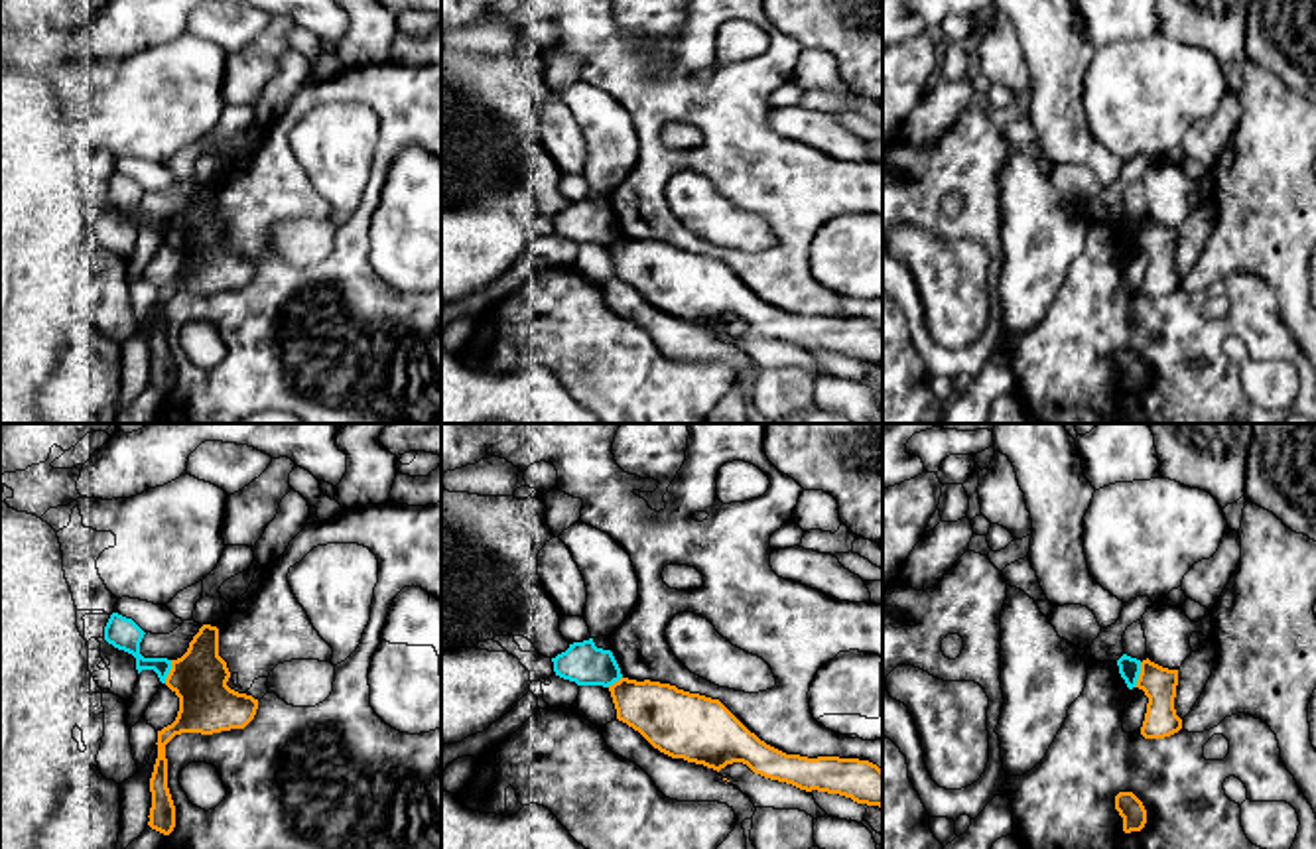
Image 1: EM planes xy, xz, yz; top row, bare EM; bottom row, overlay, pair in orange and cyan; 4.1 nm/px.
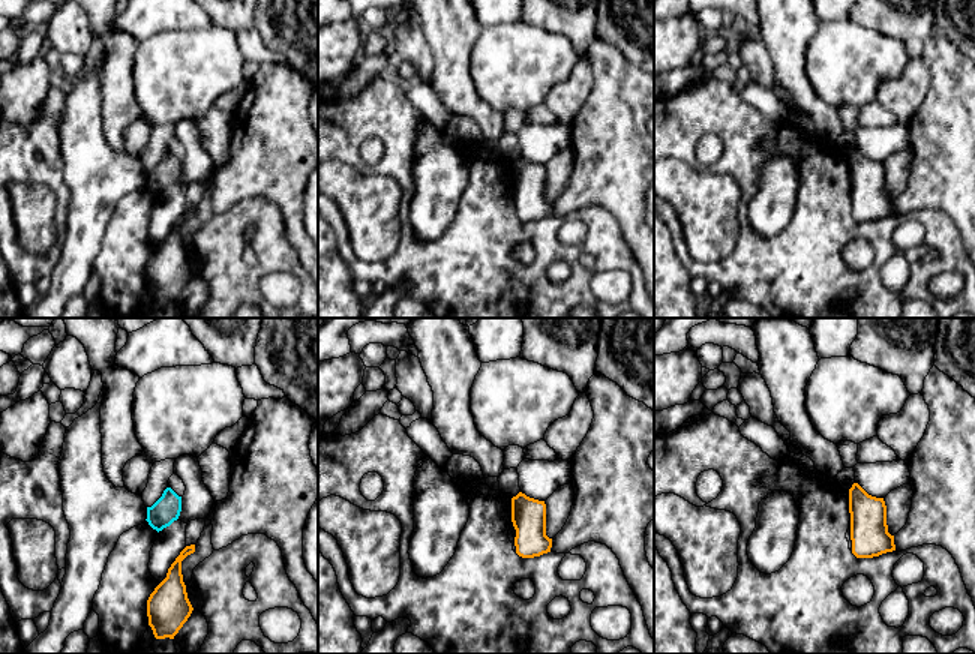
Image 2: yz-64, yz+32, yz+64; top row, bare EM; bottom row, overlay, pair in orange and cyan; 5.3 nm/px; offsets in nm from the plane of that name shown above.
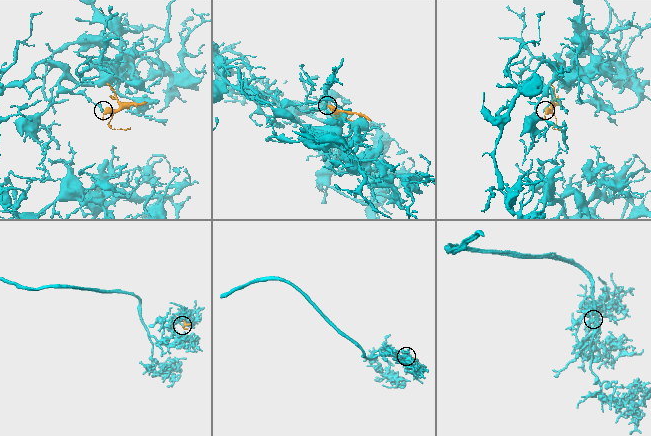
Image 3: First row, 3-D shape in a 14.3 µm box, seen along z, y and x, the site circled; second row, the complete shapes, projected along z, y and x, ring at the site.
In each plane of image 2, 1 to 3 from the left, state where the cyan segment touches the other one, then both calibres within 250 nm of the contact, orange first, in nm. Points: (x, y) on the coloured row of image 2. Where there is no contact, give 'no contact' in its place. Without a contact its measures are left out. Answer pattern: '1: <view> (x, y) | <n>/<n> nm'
1: no contact
2: no contact
3: no contact

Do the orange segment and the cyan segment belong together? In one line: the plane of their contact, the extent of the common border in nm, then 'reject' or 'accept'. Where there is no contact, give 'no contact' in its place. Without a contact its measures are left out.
yz | 110 nm | reject

